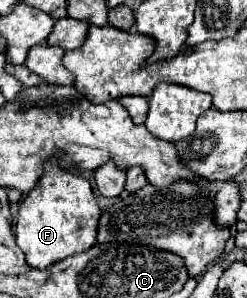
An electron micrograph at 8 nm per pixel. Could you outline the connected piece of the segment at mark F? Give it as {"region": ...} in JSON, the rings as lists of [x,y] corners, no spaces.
{"region":[[[52,157],[40,183],[20,201],[16,221],[16,243],[24,251],[26,261],[32,269],[46,269],[70,255],[88,251],[96,245],[96,231],[100,219],[100,207],[96,205],[90,181],[62,171],[56,157]]]}

